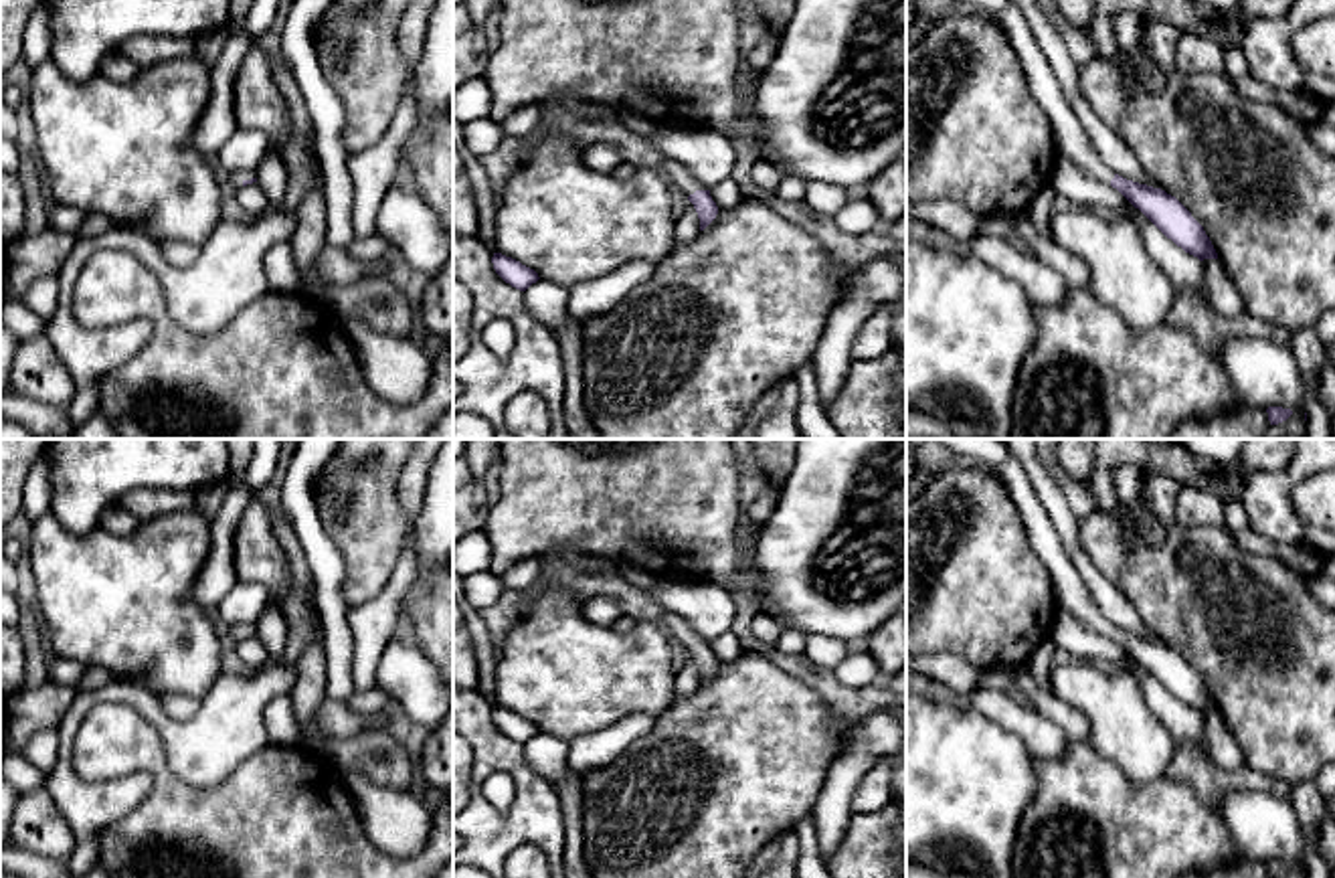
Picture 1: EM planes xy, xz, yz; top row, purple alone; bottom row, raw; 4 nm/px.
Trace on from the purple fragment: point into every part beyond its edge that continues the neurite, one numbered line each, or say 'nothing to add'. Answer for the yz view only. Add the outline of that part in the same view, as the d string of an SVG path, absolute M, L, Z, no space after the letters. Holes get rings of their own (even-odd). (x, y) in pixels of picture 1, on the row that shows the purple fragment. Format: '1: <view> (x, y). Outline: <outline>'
1: yz (1071, 140). Outline: M961 0L991 12L999 22L1021 67L1026 71L1032 95L1050 119L1056 158L1066 158L1110 184L1115 172L1096 154L1086 129L1070 107L1044 51L1040 49L1021 8L1011 0Z

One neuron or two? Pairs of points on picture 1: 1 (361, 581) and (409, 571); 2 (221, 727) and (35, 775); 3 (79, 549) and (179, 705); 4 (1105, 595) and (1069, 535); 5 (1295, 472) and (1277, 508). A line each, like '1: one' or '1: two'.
1: two
2: two
3: two
4: one
5: one

